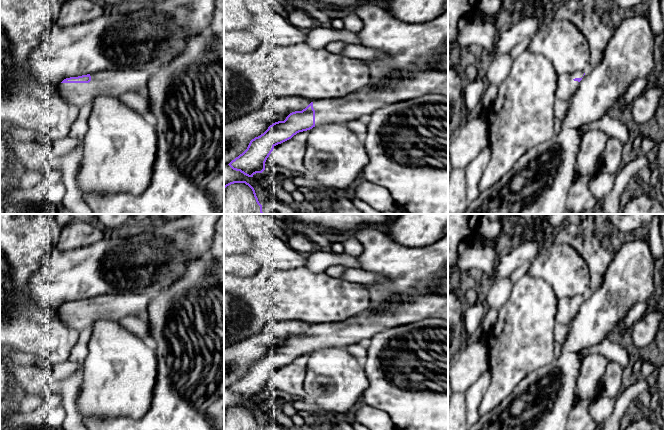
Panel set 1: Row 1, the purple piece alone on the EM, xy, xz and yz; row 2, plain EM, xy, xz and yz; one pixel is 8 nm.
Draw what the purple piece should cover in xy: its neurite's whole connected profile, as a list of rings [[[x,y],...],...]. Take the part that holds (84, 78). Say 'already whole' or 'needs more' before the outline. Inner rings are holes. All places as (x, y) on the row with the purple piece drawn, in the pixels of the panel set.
needs more; [[[105,70],[66,78],[55,88],[63,98],[80,108],[101,95],[120,97],[128,92],[137,92],[147,96],[151,76],[143,70]]]

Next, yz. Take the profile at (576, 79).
needs more; [[[564,73],[558,76],[556,99],[569,102],[585,73]]]

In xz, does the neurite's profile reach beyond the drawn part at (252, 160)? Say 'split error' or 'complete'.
split error

